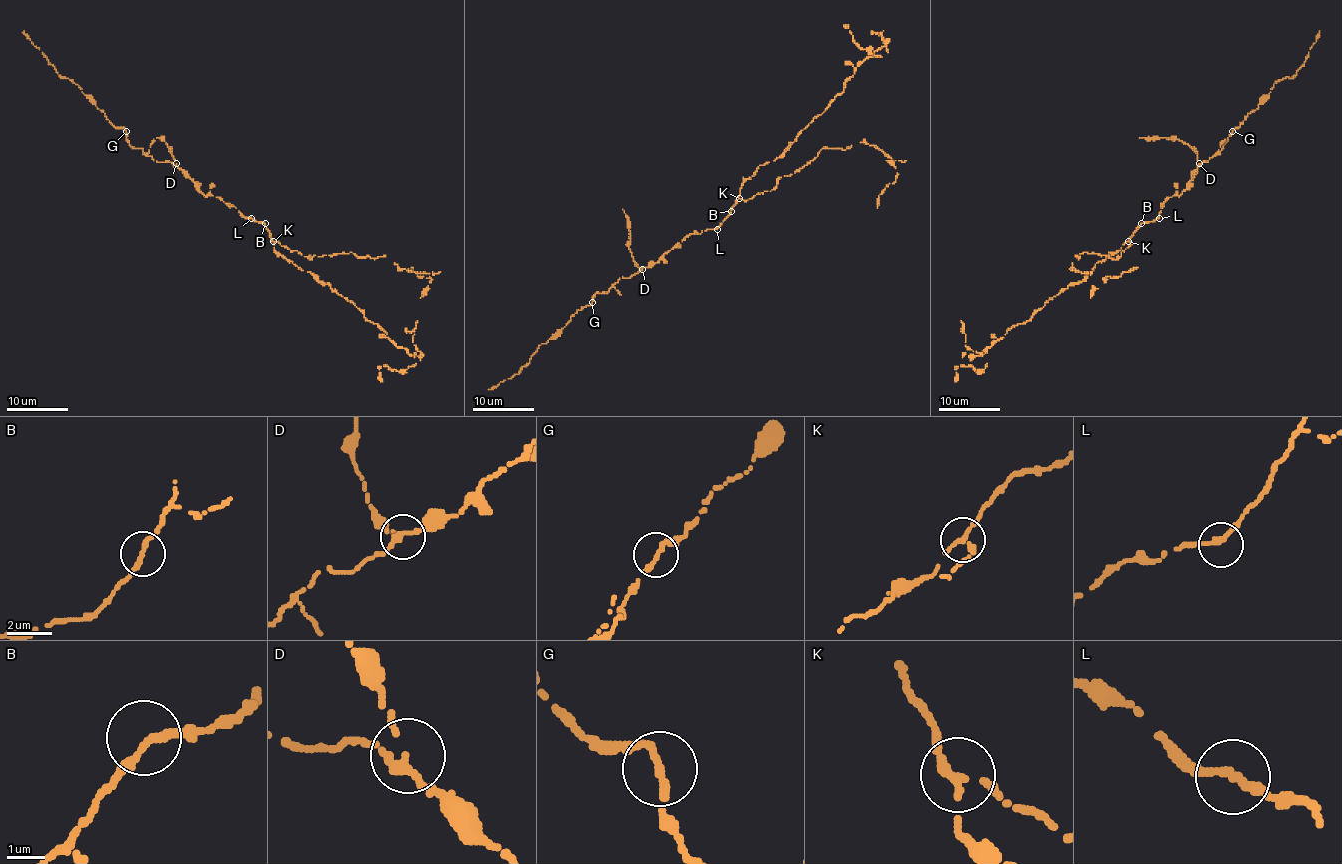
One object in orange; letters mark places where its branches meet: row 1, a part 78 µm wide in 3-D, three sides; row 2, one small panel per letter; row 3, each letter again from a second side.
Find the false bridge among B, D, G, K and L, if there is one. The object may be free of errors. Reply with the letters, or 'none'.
K

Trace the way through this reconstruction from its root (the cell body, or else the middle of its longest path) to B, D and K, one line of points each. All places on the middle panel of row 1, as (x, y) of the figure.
B: (717, 227), (731, 211)
D: (717, 227), (691, 234), (656, 263), (642, 269)
K: (717, 227), (740, 198)

